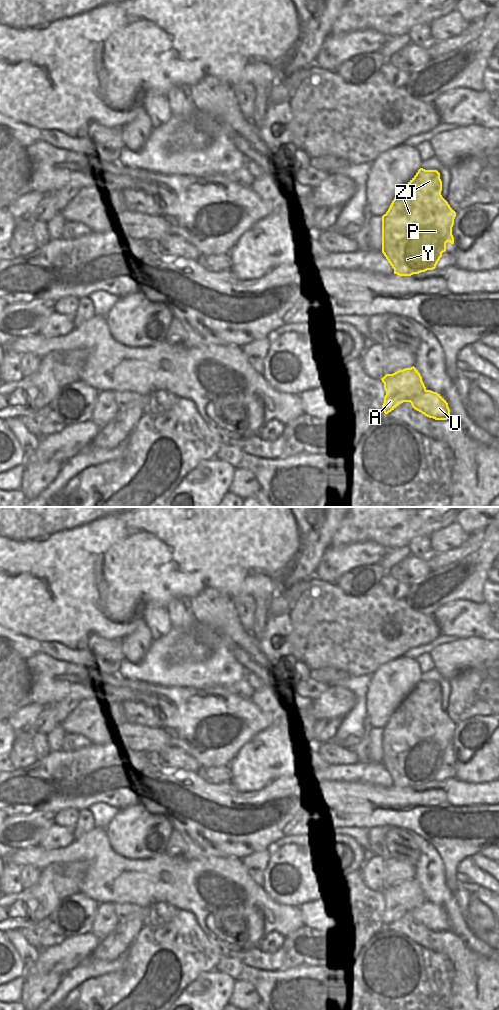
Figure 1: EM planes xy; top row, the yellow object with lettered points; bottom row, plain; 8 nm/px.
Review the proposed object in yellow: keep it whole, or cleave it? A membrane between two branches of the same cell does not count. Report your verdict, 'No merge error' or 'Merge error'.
Merge error

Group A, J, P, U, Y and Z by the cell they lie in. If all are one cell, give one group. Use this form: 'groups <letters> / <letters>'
groups A J P Y Z / U

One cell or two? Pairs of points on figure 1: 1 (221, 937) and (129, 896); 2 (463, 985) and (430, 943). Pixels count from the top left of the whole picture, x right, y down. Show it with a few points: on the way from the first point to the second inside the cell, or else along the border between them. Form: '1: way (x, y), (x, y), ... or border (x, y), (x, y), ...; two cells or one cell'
1: way (202, 913), (182, 893), (153, 893); one cell
2: way (463, 971), (463, 963), (444, 944); one cell

